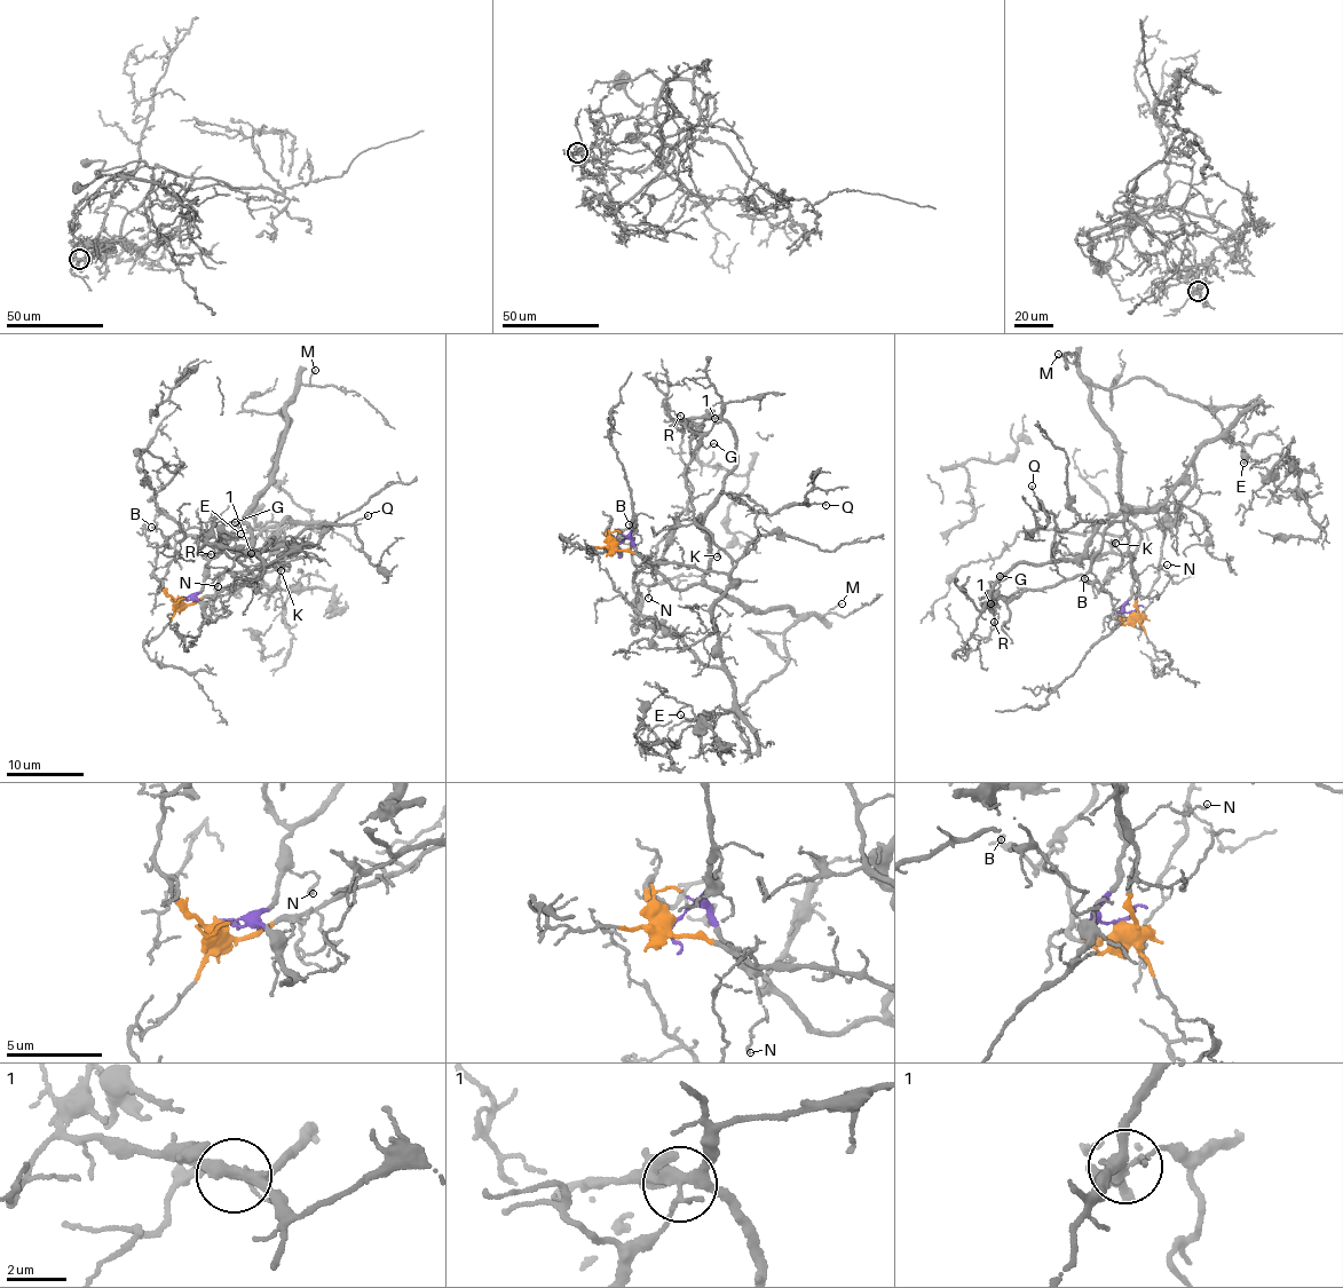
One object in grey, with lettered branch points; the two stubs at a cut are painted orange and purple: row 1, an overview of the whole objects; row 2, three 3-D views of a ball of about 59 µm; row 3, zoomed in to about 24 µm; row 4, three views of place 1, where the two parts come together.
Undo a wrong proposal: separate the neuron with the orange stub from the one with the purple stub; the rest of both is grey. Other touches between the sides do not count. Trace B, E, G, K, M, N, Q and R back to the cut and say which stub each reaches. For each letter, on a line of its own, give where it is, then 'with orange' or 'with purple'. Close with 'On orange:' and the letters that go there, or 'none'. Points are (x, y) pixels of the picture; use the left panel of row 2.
B: at (151, 527); with orange
E: at (241, 534); with orange
G: at (235, 522); with purple
K: at (281, 570); with orange
M: at (315, 370); with purple
N: at (218, 586); with purple
Q: at (368, 515); with purple
R: at (211, 554); with purple
On orange: B, E, K

